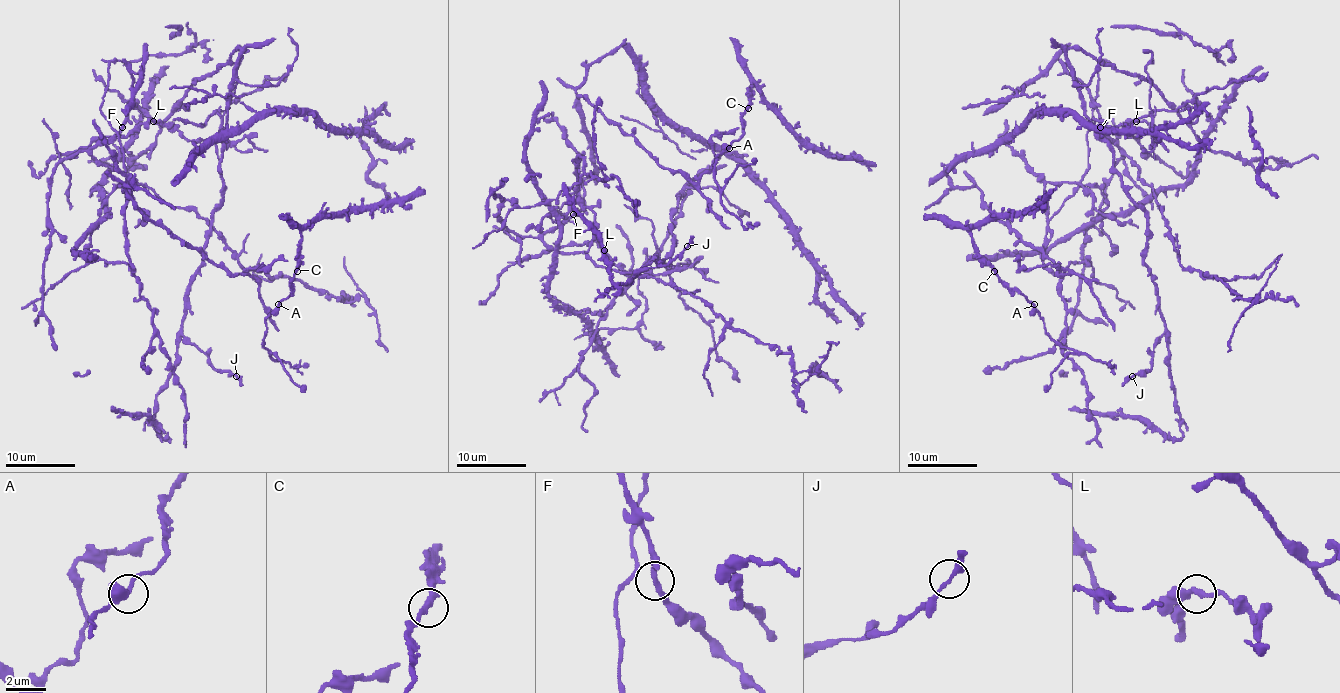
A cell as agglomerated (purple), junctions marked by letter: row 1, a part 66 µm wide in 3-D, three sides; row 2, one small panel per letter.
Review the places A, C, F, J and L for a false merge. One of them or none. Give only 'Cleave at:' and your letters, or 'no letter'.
Cleave at: no letter

